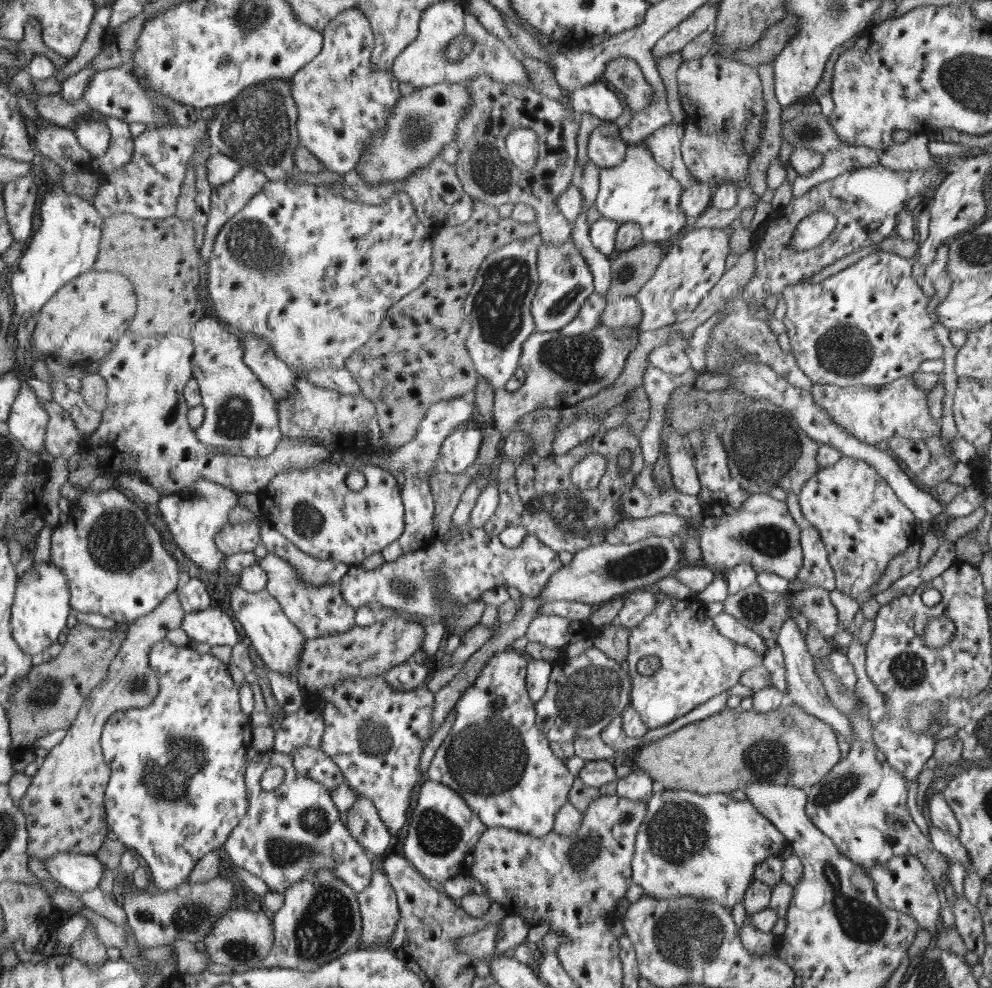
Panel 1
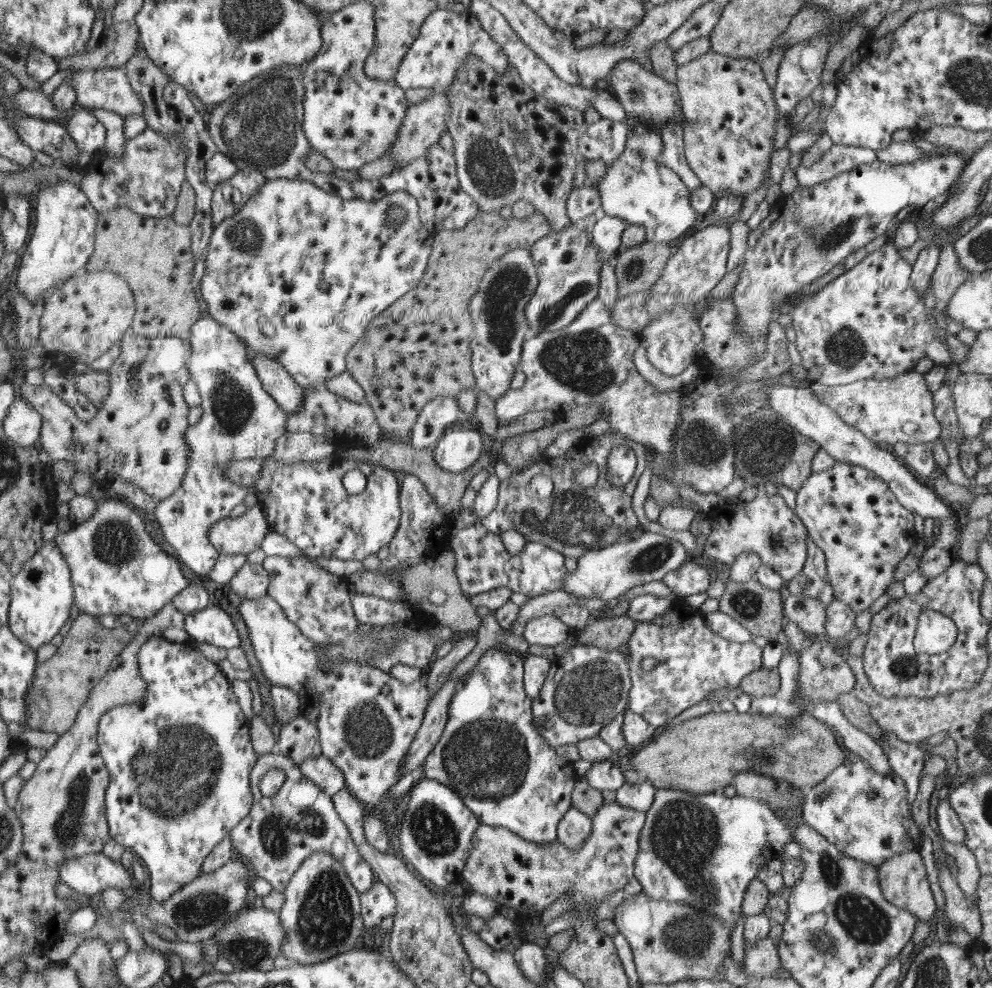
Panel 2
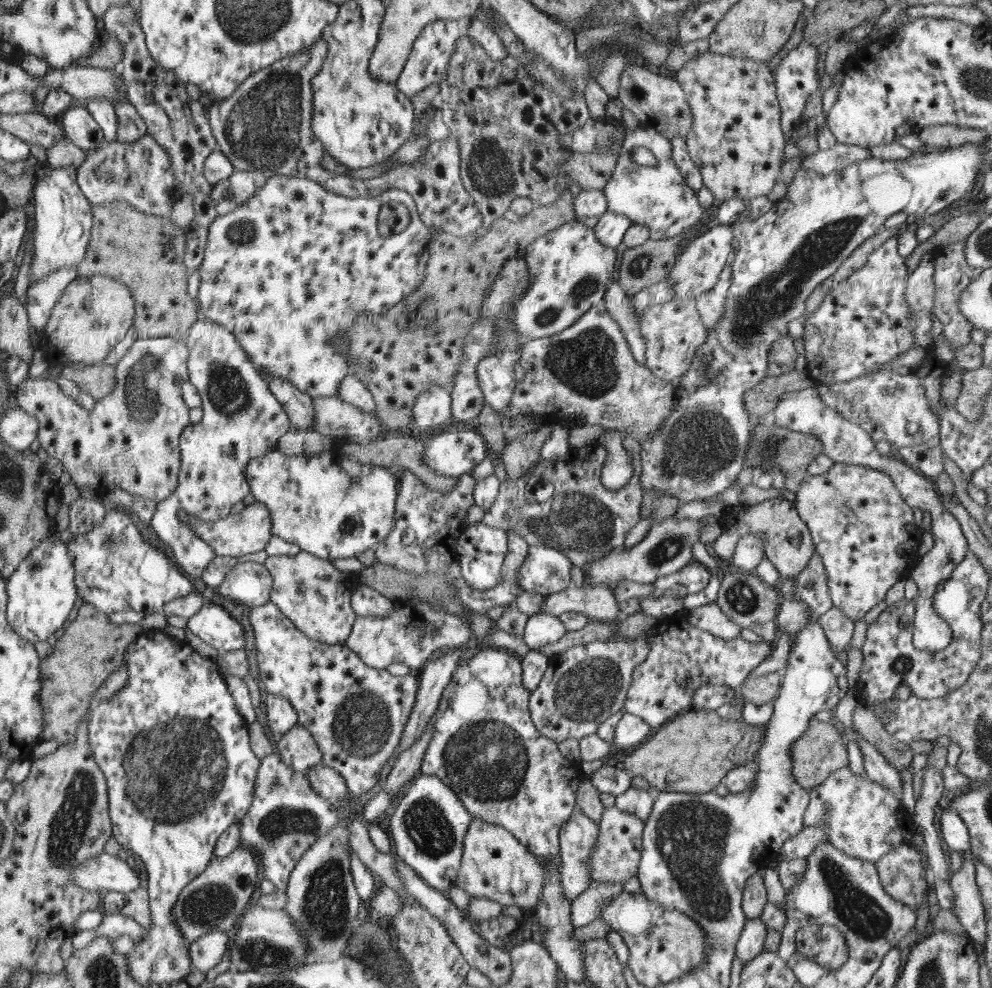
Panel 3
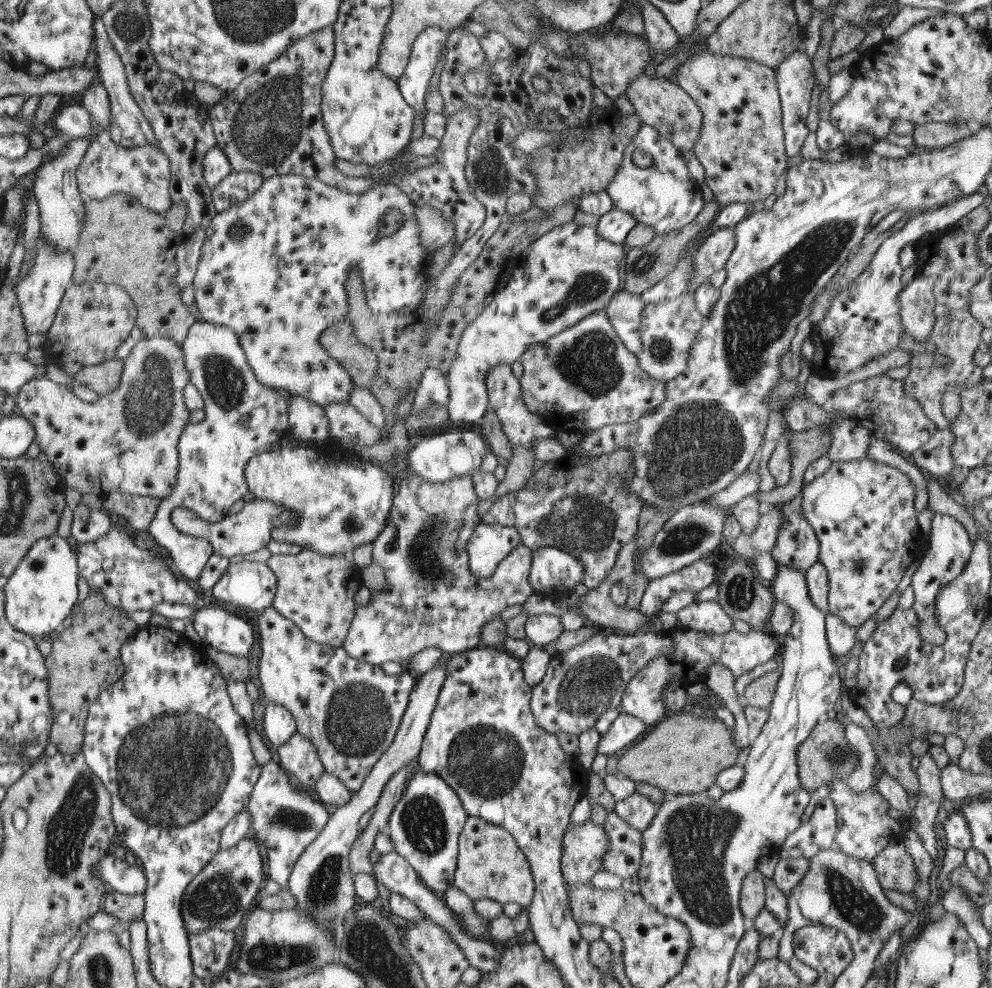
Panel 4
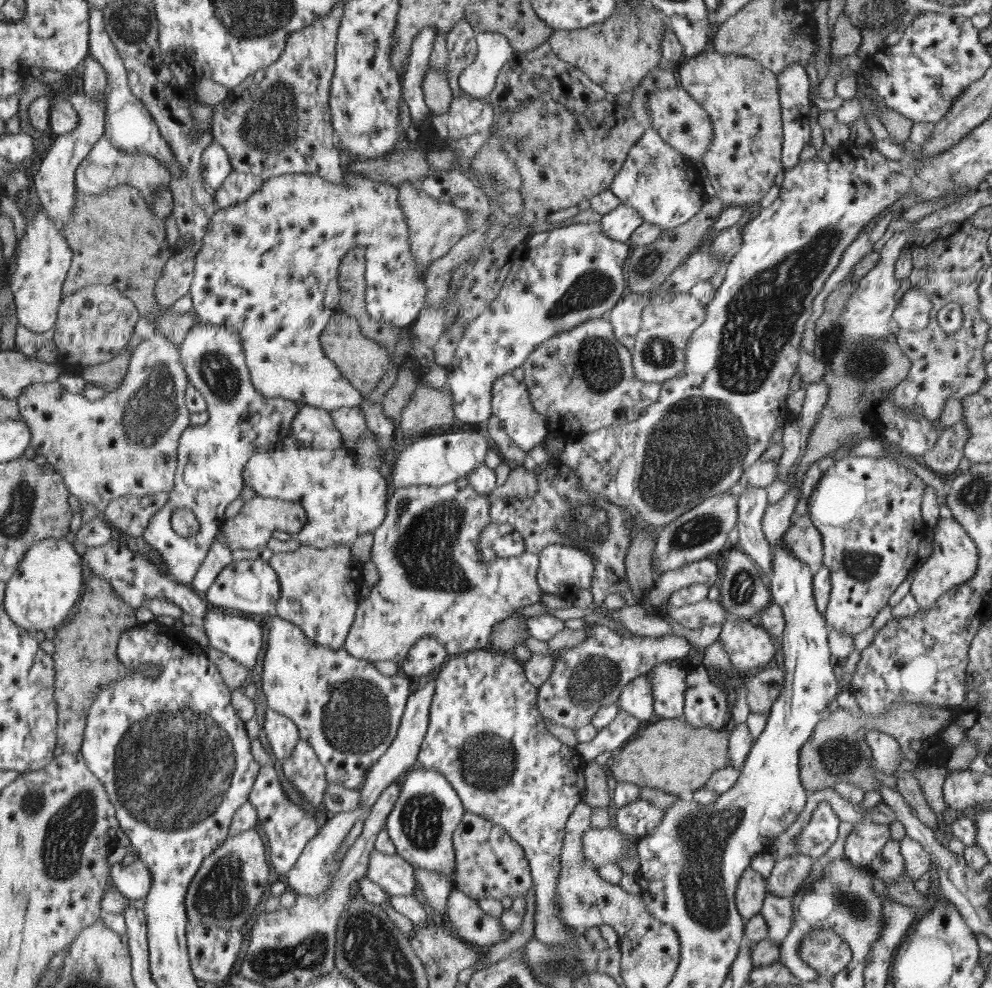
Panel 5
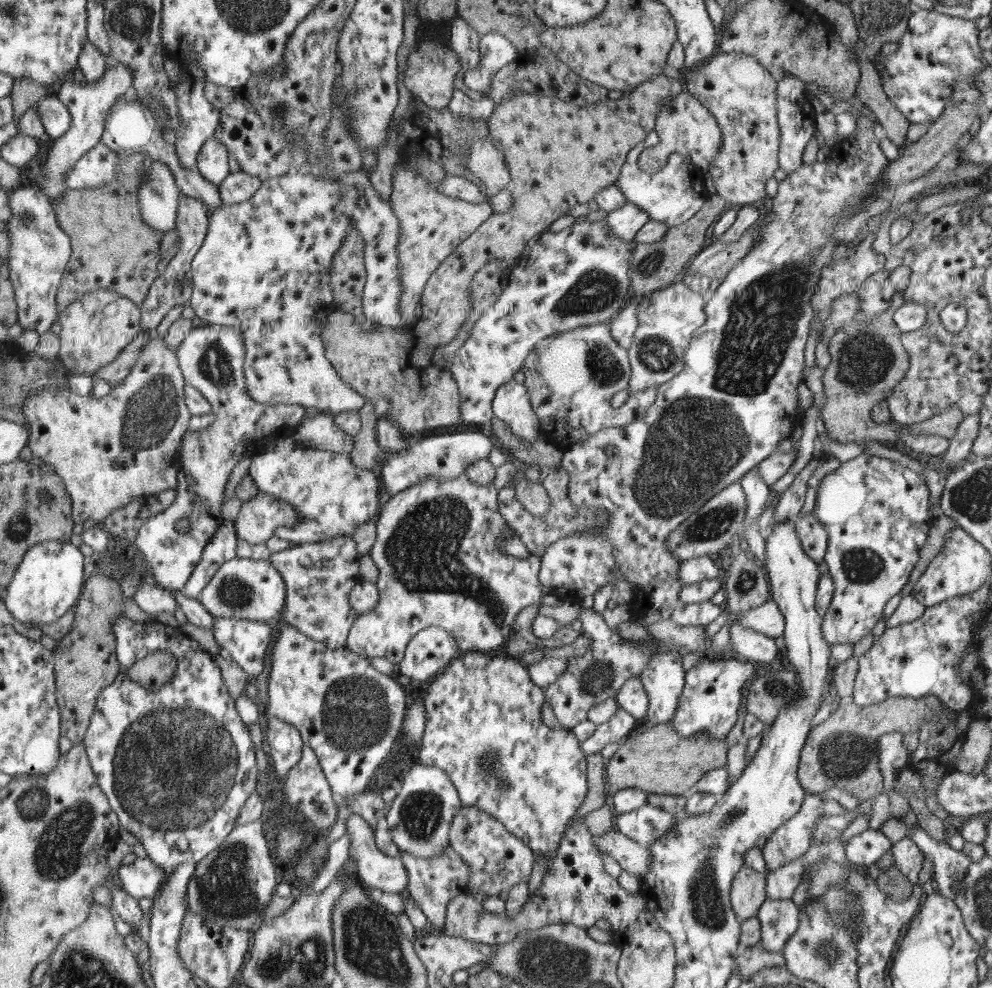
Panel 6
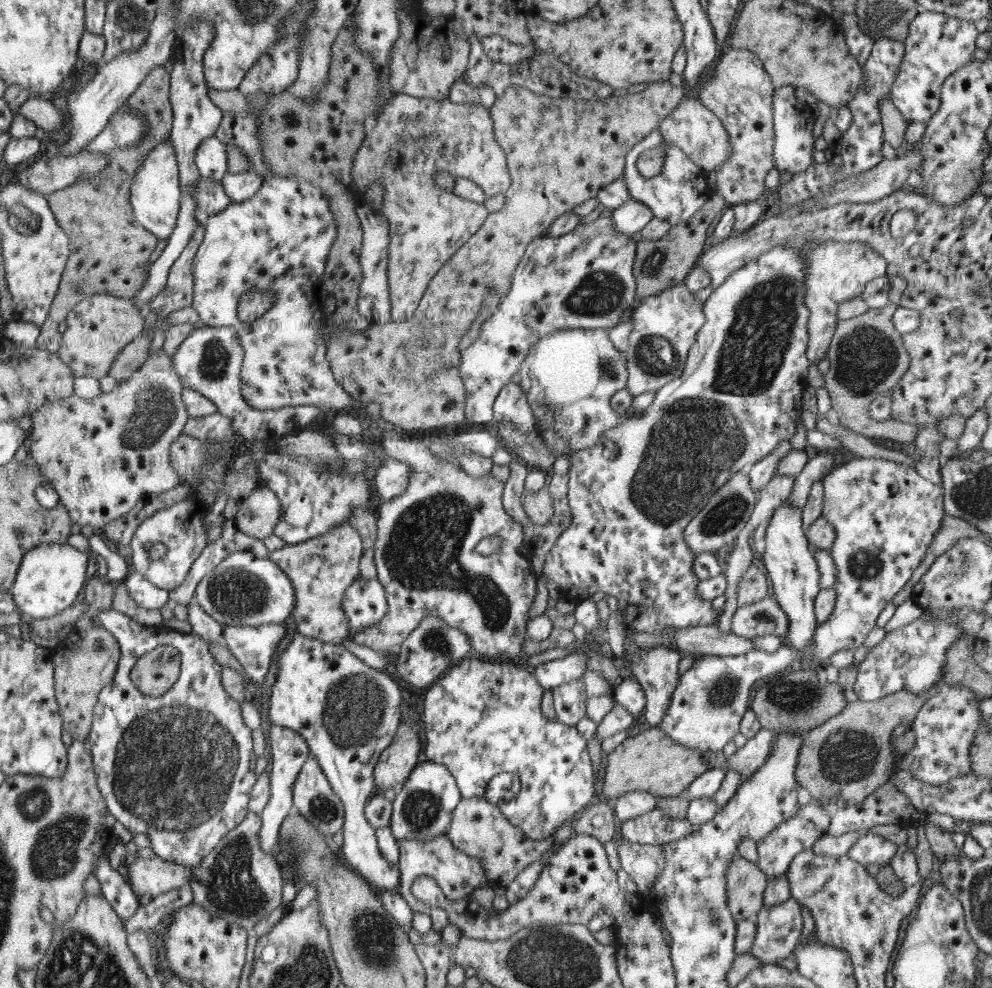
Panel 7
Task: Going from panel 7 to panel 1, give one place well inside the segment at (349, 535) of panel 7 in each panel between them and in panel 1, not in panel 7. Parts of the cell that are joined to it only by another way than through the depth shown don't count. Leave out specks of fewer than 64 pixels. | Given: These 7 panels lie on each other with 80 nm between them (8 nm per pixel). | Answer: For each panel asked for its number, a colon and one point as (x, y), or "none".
1: (318, 611)
2: (310, 596)
3: (312, 592)
4: (317, 591)
5: (319, 586)
6: (320, 576)

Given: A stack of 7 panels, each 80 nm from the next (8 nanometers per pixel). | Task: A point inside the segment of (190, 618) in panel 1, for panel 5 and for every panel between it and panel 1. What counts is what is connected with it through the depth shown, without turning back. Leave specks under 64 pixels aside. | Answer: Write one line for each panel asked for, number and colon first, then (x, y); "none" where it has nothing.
2: (212, 625)
3: (214, 625)
4: (227, 633)
5: (240, 639)

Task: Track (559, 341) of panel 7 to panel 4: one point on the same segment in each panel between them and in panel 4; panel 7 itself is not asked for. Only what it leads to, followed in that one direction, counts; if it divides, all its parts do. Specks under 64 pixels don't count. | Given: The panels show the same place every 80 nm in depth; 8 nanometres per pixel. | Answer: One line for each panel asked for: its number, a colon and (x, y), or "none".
4: (585, 378)
5: (582, 380)
6: (572, 377)

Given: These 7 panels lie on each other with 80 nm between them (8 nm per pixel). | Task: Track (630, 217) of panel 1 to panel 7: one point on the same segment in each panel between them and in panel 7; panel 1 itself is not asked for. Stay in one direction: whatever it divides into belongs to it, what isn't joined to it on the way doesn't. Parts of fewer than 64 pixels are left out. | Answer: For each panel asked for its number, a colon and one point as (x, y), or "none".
2: (639, 189)
3: (658, 197)
4: (663, 196)
5: (661, 184)
6: (673, 195)
7: (681, 188)

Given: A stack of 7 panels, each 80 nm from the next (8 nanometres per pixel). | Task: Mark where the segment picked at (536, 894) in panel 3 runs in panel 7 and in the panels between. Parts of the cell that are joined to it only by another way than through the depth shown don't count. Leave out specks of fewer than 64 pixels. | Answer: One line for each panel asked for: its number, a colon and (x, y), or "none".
4: (491, 865)
5: (490, 864)
6: (497, 860)
7: (478, 828)

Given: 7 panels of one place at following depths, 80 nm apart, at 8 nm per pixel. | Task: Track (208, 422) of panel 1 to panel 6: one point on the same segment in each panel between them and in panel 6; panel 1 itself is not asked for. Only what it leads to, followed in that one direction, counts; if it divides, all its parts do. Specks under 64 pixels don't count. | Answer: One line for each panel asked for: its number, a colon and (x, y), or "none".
2: (240, 420)
3: (242, 420)
4: (243, 419)
5: (242, 422)
6: (212, 357)

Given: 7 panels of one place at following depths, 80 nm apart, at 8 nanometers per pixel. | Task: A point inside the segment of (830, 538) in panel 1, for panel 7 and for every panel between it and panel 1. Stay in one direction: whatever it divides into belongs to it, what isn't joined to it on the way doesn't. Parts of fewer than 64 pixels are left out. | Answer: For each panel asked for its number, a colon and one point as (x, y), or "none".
2: (850, 512)
3: (861, 526)
4: (862, 511)
5: (867, 510)
6: (877, 513)
7: (885, 515)

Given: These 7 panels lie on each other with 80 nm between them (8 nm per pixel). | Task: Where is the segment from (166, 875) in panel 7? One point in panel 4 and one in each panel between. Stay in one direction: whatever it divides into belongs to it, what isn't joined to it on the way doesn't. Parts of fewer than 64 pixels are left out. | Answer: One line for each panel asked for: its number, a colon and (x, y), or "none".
4: (126, 879)
5: (134, 881)
6: (141, 879)

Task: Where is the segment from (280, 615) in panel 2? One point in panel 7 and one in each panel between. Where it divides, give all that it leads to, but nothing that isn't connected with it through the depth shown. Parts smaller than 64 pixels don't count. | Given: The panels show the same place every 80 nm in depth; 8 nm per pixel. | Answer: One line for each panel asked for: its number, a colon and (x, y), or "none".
3: (358, 715)
4: (350, 710)
5: (342, 706)
6: (348, 713)
7: (348, 713)

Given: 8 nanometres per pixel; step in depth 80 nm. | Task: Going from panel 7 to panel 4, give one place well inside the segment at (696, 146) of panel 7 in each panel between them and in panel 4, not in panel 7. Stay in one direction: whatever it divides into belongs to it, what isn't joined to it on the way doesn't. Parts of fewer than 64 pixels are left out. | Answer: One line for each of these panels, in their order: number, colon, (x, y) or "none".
4: (662, 103)
5: (682, 123)
6: (684, 125)

